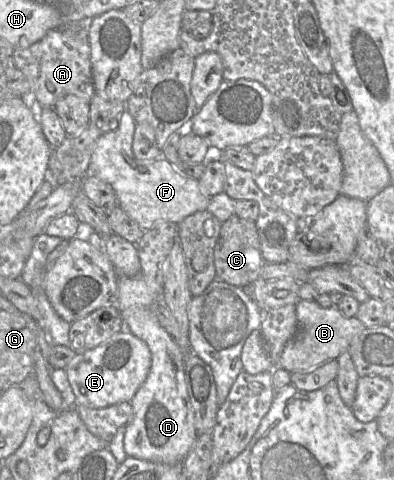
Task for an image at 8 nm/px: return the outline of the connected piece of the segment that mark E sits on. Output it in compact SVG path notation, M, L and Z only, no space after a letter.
M125 329L93 349L76 353L65 371L76 403L105 408L121 402L130 403L146 380L150 368L151 353L147 344Z

